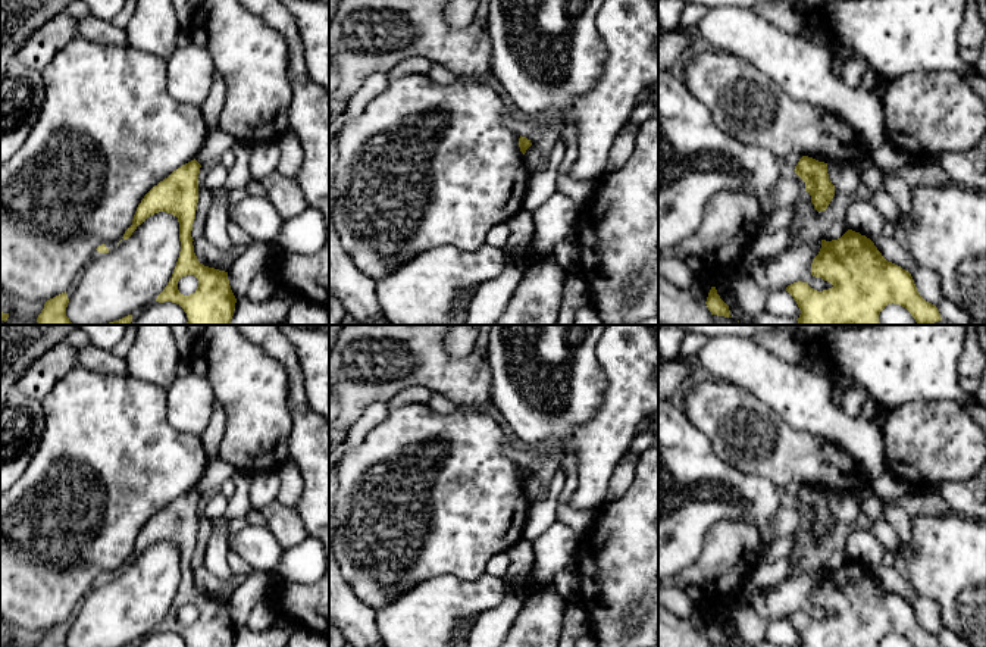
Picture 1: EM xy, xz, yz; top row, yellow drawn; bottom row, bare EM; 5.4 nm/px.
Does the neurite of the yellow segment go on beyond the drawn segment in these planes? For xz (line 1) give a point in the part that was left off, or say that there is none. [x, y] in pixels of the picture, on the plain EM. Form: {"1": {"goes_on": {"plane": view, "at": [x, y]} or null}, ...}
{"1": {"goes_on": null}}

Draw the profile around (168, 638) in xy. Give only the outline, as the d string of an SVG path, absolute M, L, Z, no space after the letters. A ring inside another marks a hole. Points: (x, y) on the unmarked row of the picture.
M154 631L143 638L138 647L187 647L184 638L172 631Z

